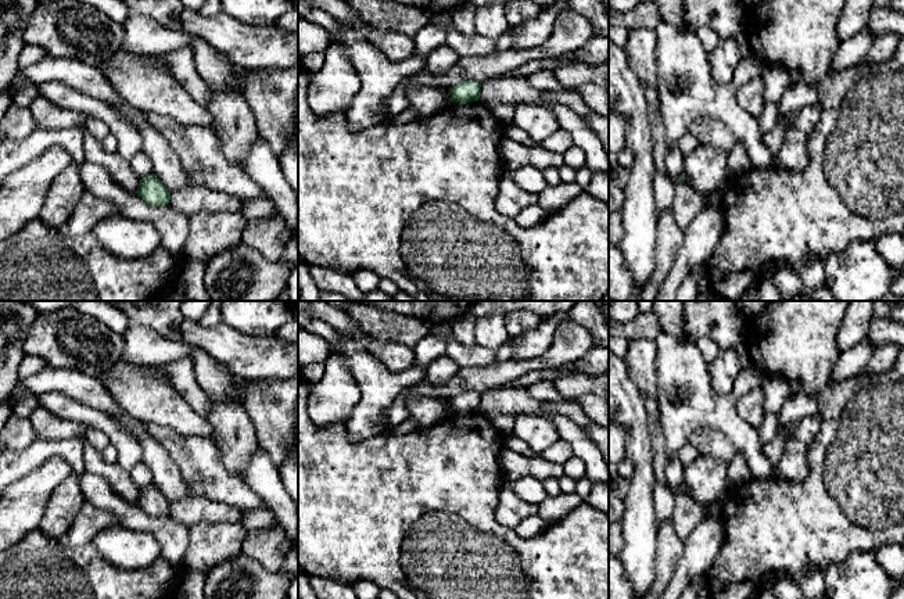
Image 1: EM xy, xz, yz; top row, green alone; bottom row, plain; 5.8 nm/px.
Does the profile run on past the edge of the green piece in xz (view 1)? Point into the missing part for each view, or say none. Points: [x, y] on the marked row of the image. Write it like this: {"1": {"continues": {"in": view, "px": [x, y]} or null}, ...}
{"1": {"continues": null}}

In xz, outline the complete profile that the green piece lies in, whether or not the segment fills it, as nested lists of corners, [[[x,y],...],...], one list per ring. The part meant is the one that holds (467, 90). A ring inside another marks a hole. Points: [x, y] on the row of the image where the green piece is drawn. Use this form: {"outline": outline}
{"outline": [[[470,79],[452,86],[449,89],[452,103],[466,104],[480,100],[481,83]]]}

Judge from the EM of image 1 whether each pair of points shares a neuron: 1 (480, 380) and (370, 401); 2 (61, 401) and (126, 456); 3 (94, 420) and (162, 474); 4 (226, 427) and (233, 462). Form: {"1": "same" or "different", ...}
{"1": "different", "2": "same", "3": "different", "4": "same"}

